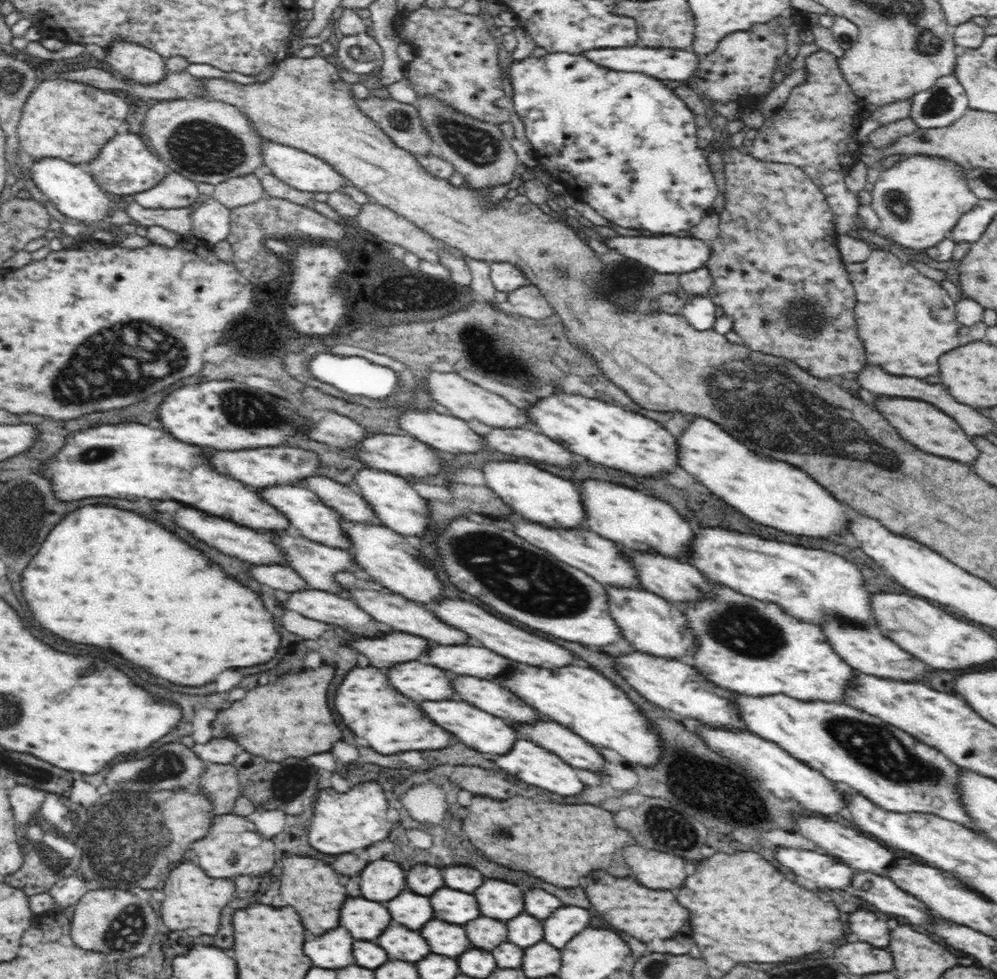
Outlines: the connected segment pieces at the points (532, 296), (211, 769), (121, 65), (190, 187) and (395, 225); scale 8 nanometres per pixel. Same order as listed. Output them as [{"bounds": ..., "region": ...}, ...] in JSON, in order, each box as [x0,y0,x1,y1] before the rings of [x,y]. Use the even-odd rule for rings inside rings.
[{"bounds":[507,284,554,318],"region":[[[532,284],[513,290],[509,293],[507,300],[512,304],[513,313],[520,317],[546,318],[548,310],[550,310],[550,316],[554,314],[552,308],[546,306],[546,302],[540,298],[540,292]]]},{"bounds":[200,763,242,816],"region":[[[207,763],[200,787],[207,800],[211,801],[214,816],[232,813],[236,799],[242,795],[238,771],[233,763]]]},{"bounds":[105,40,166,85],"region":[[[115,40],[106,51],[105,61],[126,81],[152,85],[166,76],[165,60],[149,47],[128,40]]]},{"bounds":[129,171,201,209],"region":[[[172,171],[156,186],[130,195],[129,201],[149,209],[175,209],[195,204],[201,196],[196,187],[196,181]]]},{"bounds":[356,202,440,263],"region":[[[369,202],[360,204],[356,222],[368,232],[413,252],[422,260],[438,263],[436,250],[440,243],[425,230],[412,224],[397,212]]]}]

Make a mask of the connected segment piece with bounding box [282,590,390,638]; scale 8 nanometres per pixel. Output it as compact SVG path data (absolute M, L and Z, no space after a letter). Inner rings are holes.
M304 590L292 594L292 598L282 606L288 610L296 610L302 616L322 620L328 624L336 625L348 630L348 633L372 636L390 634L390 626L382 626L382 622L374 622L370 614L358 610L350 598L342 598L339 593L328 593L322 590Z

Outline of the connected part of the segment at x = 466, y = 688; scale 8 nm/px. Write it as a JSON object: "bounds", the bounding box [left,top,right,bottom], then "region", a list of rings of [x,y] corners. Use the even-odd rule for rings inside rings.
{"bounds":[452,676,540,724],"region":[[[454,676],[452,682],[460,700],[470,702],[472,706],[486,710],[498,718],[512,722],[530,722],[530,724],[540,720],[538,714],[534,714],[534,710],[522,702],[522,698],[514,698],[510,690],[494,682],[470,676]]]}

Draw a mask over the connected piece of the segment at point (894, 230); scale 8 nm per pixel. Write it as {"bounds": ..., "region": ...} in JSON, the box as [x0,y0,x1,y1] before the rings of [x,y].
{"bounds":[871,154,980,251],"region":[[[926,154],[906,156],[880,172],[871,196],[871,207],[881,220],[880,234],[914,251],[923,251],[942,242],[961,216],[980,202],[969,189],[962,166],[947,158]]]}

